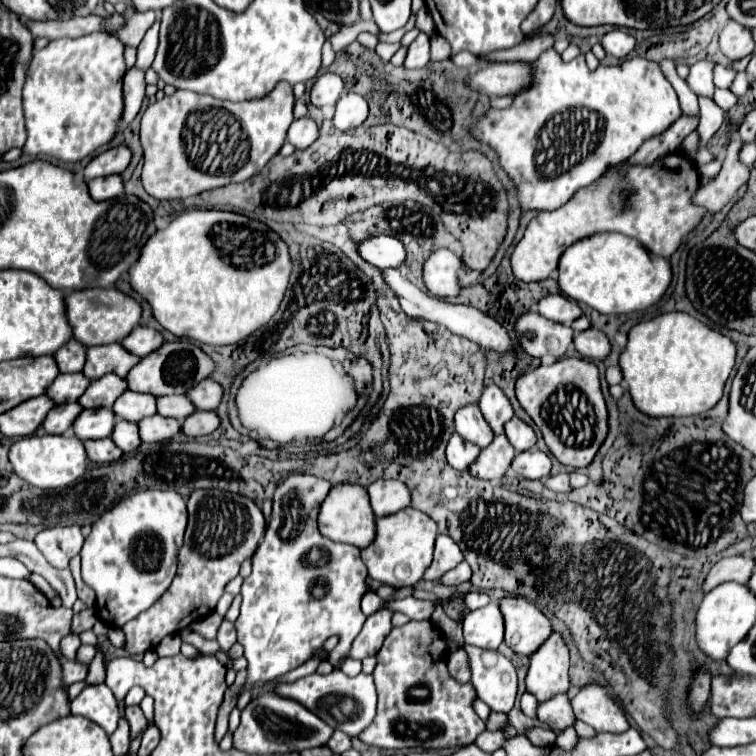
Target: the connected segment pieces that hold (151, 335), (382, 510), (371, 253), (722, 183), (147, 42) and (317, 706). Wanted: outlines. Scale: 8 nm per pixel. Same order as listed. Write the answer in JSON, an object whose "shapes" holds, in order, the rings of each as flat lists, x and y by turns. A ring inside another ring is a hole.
{"shapes":[[[136,326,124,340,122,346,126,350,130,350,136,356,148,356,152,350,156,350,160,344,164,342,162,334,154,328,146,328,146,326]],[[376,480,368,486,368,494,376,516,388,516,410,506,410,490,400,480]],[[374,236,362,240,358,244,358,254,378,268,400,266,404,262,404,246,392,236]],[[732,140,732,144,728,146,726,160,724,160,722,170,716,176,716,180,712,184,700,188,696,192,696,196,692,196,692,202,696,206,706,208,708,212,718,212,734,196,734,192,742,184,748,182,750,168,740,162,740,150,742,150,742,140]],[[156,20,156,24,146,32,144,40,140,42,136,68,144,68,144,70,150,68,150,64,154,60,154,54,156,54,156,48,158,48,158,30,160,30,160,20]],[[332,670,330,674,310,674,306,678,300,678,292,684,280,684,276,688,278,694,284,694,286,698,296,698,300,704,308,706,316,716,324,718,332,728,342,730,350,736,358,736,376,716,376,688,370,674,360,672,358,676,350,678,342,670]]]}

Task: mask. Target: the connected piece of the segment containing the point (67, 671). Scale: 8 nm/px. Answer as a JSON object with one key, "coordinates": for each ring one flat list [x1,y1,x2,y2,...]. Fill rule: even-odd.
{"coordinates":[[64,660,62,668,64,668,64,682,66,684,72,684,76,680,84,680,86,674,88,674,88,666,82,664,82,662,68,662,68,660]]}

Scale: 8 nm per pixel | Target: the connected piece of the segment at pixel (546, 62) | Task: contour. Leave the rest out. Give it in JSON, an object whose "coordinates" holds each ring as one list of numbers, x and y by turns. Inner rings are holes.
{"coordinates":[[550,48,532,64,532,86,518,94,508,108,490,108,468,128,468,132,498,154,502,170,518,190,520,210,544,212,564,206,580,188,596,182,606,168,630,158,646,140,668,130,680,116,678,96,664,78,658,62,634,56,620,66,602,66,592,72,588,70,584,56,564,62,562,56]]}

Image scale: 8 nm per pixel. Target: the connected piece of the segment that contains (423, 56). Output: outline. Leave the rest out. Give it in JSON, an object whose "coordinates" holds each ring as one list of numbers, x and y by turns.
{"coordinates":[[420,34,408,50,408,58,404,62,406,68,424,68,430,62,430,36,428,34]]}

